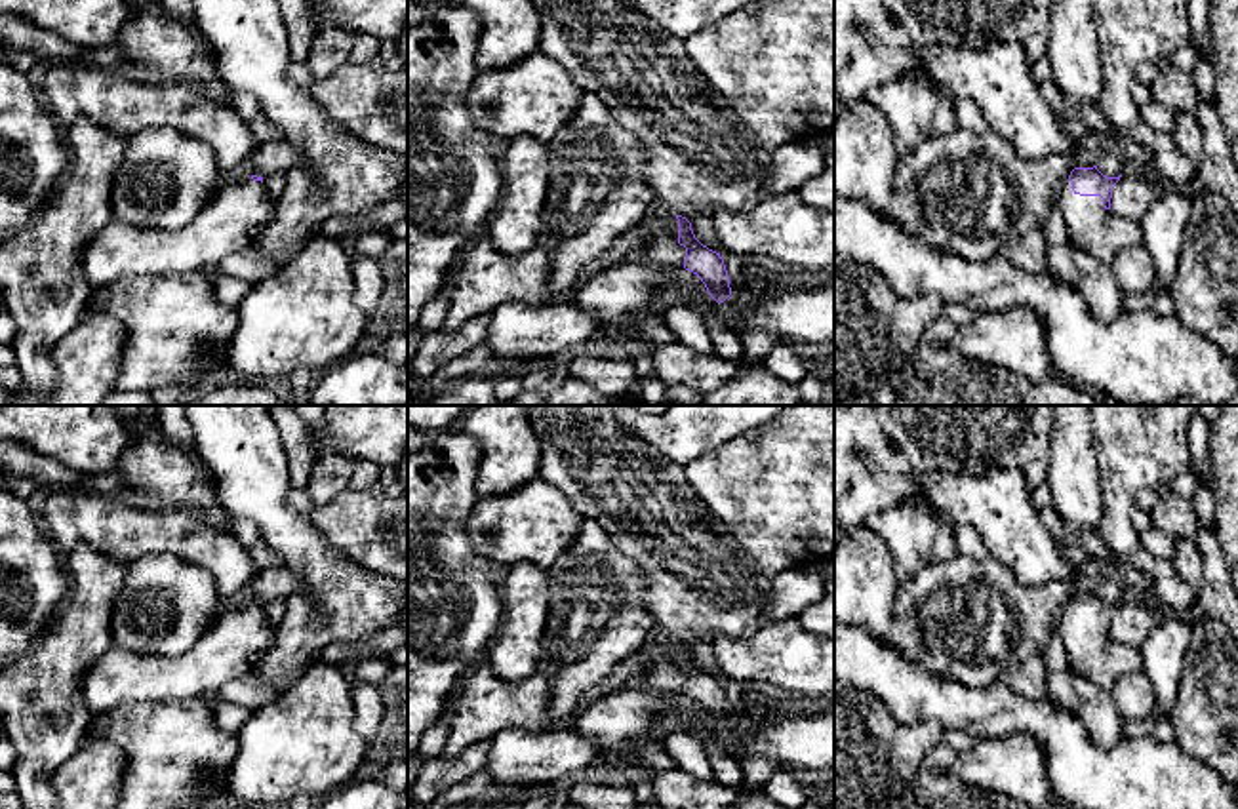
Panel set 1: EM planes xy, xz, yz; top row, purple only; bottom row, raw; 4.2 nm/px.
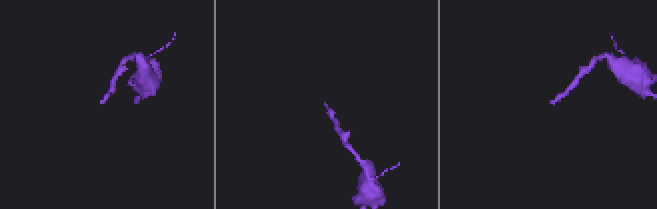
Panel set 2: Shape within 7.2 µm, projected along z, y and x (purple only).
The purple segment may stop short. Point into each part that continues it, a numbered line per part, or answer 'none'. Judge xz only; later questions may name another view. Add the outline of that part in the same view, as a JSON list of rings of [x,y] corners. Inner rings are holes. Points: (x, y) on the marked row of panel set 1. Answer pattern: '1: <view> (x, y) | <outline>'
1: xz (669, 225) | [[[665,213],[661,221],[661,230],[672,240],[678,242],[678,219],[674,213]]]

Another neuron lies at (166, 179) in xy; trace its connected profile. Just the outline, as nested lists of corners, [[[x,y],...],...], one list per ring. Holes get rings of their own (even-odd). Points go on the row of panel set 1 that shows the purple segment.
[[[175,128],[128,141],[112,188],[112,217],[139,228],[177,230],[196,219],[227,175],[210,145]]]

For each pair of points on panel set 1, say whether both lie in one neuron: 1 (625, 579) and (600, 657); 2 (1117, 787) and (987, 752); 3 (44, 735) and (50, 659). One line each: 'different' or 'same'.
1: same
2: different
3: same

